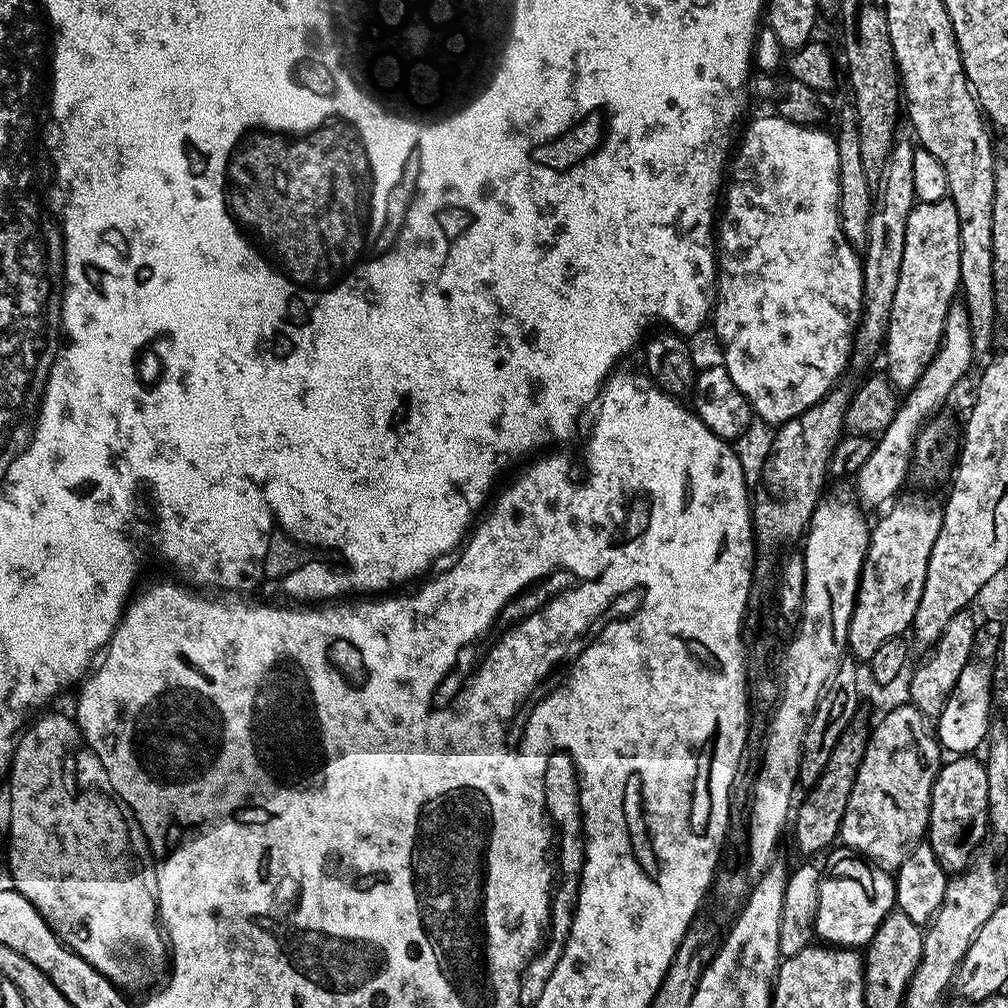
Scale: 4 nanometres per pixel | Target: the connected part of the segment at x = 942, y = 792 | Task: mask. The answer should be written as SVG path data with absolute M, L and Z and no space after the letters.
M960 754L945 761L931 790L927 843L949 874L959 874L972 862L976 849L989 833L989 786L985 763L972 754Z

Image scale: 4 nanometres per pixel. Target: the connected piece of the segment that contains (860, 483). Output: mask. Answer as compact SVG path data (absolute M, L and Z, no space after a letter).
M952 303L946 314L940 348L934 354L930 366L926 366L922 378L918 378L914 387L907 389L905 396L908 397L905 400L903 397L899 401L894 418L890 418L890 426L886 426L886 430L879 433L878 439L872 445L870 458L866 458L866 462L854 477L857 488L855 491L858 496L858 491L860 491L859 499L865 505L884 503L887 505L904 488L902 487L904 479L907 478L908 472L910 476L910 469L914 464L916 435L933 416L943 409L940 407L943 406L944 399L951 394L952 387L967 374L968 367L971 366L972 360L974 361L970 328L967 308L963 303Z

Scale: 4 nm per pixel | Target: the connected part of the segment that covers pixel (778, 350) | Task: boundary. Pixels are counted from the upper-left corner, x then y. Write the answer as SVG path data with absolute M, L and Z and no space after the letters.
M775 114L760 116L744 132L740 145L734 148L730 167L726 172L726 183L722 188L722 207L718 212L718 235L716 246L716 283L714 303L710 313L711 327L716 327L720 348L724 351L722 365L733 380L734 389L741 392L749 402L753 413L771 426L779 426L790 418L810 410L837 387L840 375L854 352L856 325L860 323L860 312L864 308L864 265L857 249L850 246L846 234L842 234L838 214L838 146L835 135L823 132L823 127L795 124Z

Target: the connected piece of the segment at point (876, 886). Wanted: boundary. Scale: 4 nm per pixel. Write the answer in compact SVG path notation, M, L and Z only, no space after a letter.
M844 856L838 857L833 862L832 869L826 872L821 879L818 890L815 935L825 945L860 950L872 941L878 926L882 926L884 919L896 908L896 882L893 873L886 872L883 868L877 868L863 859L852 859L856 860L847 860Z

